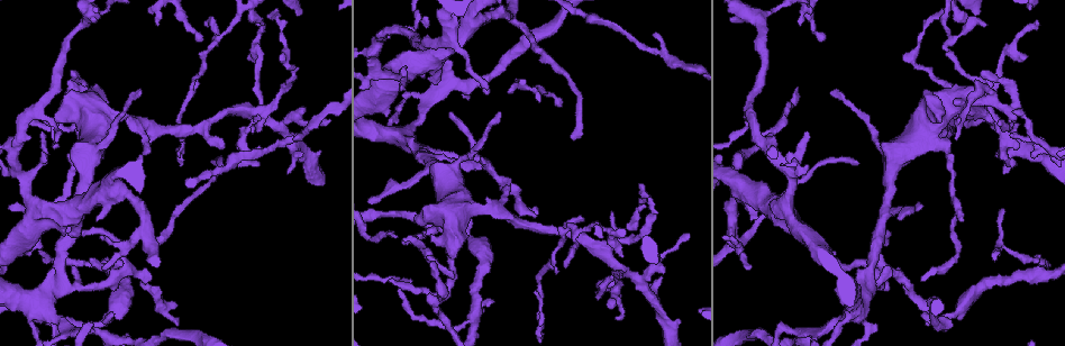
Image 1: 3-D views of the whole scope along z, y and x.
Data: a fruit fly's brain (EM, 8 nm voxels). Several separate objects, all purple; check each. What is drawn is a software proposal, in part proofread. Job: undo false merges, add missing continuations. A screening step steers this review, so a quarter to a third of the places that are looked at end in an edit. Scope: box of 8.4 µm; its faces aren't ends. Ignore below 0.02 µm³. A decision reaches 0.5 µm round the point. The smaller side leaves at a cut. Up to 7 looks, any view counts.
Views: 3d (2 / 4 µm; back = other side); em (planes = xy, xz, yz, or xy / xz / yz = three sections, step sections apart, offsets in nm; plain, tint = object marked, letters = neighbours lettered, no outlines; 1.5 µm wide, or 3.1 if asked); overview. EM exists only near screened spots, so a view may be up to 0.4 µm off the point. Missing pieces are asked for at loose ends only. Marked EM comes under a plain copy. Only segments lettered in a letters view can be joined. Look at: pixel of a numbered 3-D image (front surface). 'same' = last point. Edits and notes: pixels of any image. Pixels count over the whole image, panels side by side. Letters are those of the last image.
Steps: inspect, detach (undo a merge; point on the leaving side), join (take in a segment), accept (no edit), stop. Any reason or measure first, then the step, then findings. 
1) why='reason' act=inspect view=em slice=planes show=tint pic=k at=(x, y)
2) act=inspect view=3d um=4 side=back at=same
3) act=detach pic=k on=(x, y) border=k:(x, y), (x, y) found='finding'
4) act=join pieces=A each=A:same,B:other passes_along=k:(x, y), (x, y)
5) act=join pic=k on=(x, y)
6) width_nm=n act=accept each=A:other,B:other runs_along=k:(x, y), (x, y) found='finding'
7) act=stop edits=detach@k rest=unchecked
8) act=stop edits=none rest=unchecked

why='branch point' act=inspect view=em slice=planes show=letters pic=1 at=(794, 179)

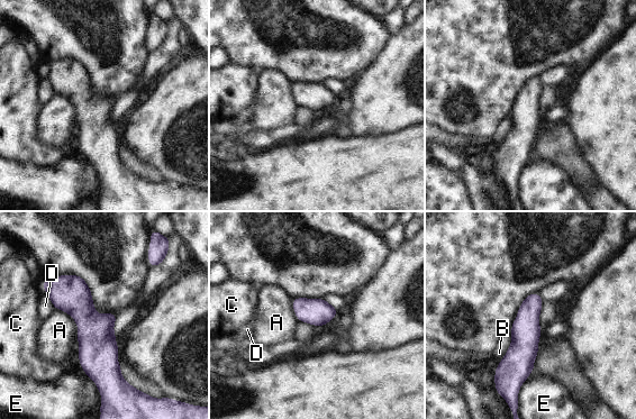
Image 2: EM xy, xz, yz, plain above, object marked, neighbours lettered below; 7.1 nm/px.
act=accept each=A:other,B:other,C:other,D:other,E:other runs_along=2:(48, 282), (94, 329), (110, 384) found='continuous, no second cell'

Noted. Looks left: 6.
why='free end' act=inspect view=3d um=4 pic=1 at=(105, 264)

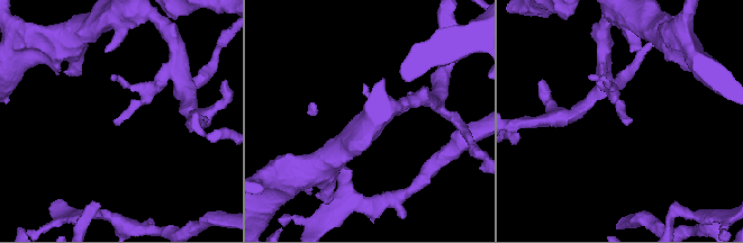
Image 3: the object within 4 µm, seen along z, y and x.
act=inspect view=em slice=planes show=tint pic=3 at=(629, 118)

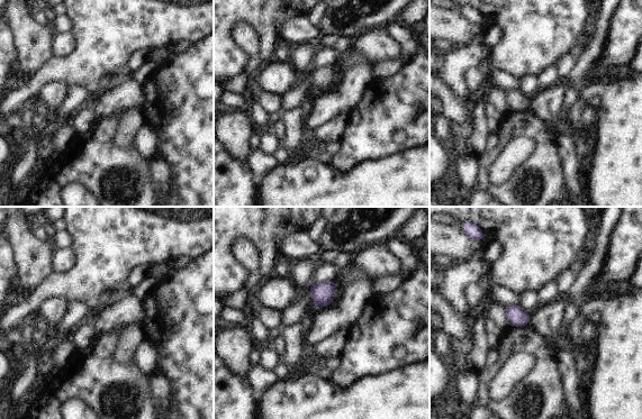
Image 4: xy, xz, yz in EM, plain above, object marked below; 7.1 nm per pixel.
act=inspect view=em slice=planes show=letters at=same

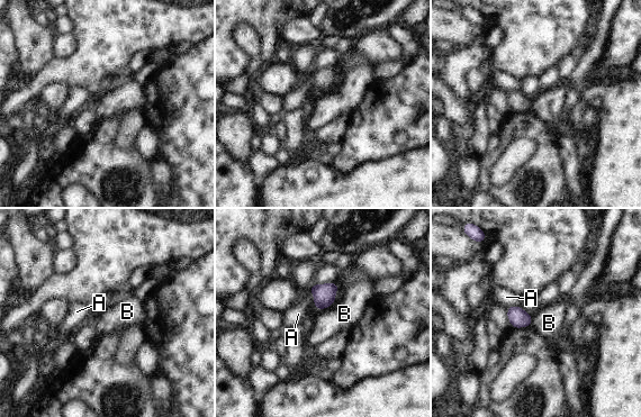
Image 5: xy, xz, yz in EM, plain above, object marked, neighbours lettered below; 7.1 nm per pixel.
act=accept each=A:other,B:other border=5:(335, 301), (319, 309) found='none of them fits'

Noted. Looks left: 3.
why='an open end' act=inspect view=em slice=xy step=4 show=letters pic=1 at=(985, 23)

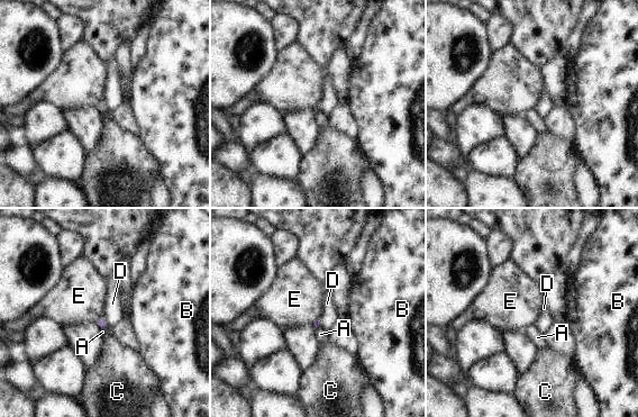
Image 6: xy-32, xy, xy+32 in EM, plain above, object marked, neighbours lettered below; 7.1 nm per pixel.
longest_contact=D:110nm act=accept each=A:other,B:other,C:other,D:other,E:other border=6:(102, 315), (110, 327) found='none of them fits'

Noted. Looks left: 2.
act=stop edits=none rest=unchecked

